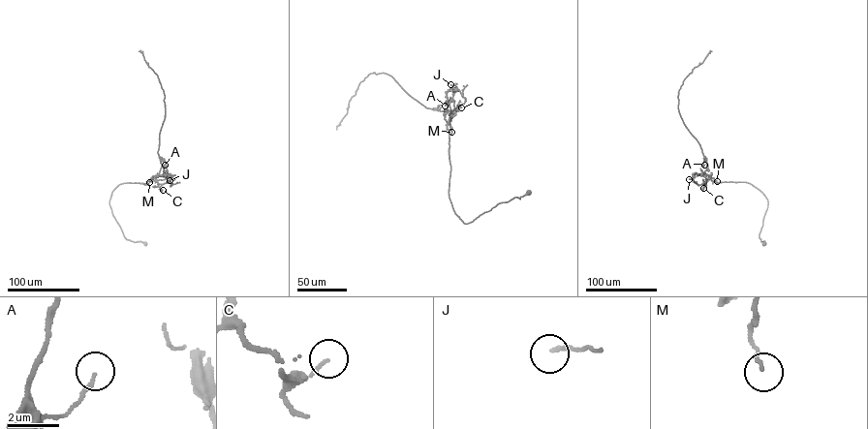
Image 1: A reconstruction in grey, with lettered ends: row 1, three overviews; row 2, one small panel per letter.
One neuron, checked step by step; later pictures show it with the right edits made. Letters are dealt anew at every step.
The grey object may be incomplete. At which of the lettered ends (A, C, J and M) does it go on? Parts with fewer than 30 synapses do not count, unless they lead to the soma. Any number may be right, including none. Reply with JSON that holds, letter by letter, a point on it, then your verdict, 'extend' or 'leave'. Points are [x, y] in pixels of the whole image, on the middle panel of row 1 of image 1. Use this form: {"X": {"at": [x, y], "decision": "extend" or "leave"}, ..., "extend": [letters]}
{"A": {"at": [445, 106], "decision": "leave"}, "C": {"at": [461, 107], "decision": "leave"}, "J": {"at": [450, 84], "decision": "leave"}, "M": {"at": [451, 132], "decision": "leave"}, "extend": []}

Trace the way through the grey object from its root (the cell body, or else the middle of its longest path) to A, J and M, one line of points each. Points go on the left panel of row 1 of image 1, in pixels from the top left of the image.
A: (145, 244), (125, 237), (109, 201), (118, 185), (145, 183), (158, 173), (159, 156), (165, 165)
J: (145, 244), (124, 236), (109, 204), (111, 193), (120, 184), (145, 183), (158, 173), (173, 178), (170, 180)
M: (145, 244), (125, 237), (109, 201), (112, 191), (120, 184), (144, 184), (157, 176), (149, 182)

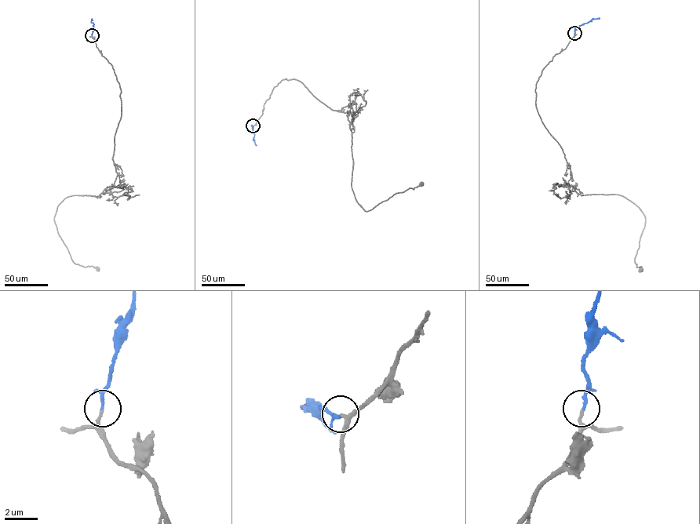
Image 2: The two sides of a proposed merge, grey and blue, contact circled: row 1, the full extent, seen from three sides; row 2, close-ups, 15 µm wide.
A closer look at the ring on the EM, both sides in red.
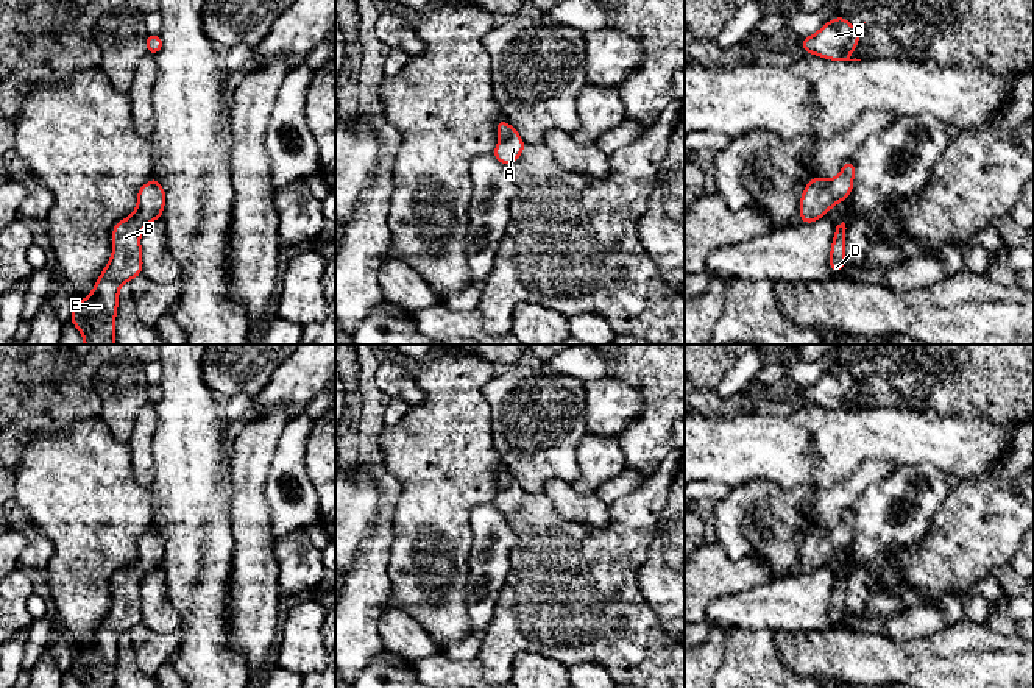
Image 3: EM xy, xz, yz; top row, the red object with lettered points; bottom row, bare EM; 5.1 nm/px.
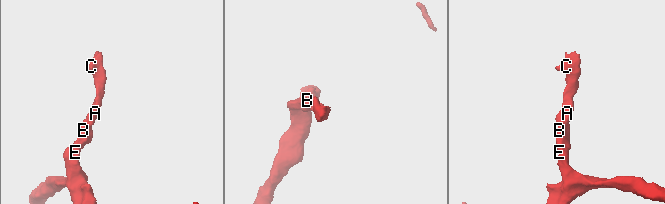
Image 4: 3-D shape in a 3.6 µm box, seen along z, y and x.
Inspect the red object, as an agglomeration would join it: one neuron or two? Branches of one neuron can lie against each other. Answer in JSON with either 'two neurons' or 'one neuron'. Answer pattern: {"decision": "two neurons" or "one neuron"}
{"decision": "one neuron"}

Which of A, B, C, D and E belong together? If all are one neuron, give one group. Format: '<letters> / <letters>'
A B C D E

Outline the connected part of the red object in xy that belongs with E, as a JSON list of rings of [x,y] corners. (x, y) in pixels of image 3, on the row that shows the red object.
[[[153,176],[137,190],[137,207],[112,228],[112,256],[87,300],[73,301],[70,323],[84,337],[84,345],[115,345],[119,289],[142,275],[142,229],[162,217],[165,190]]]

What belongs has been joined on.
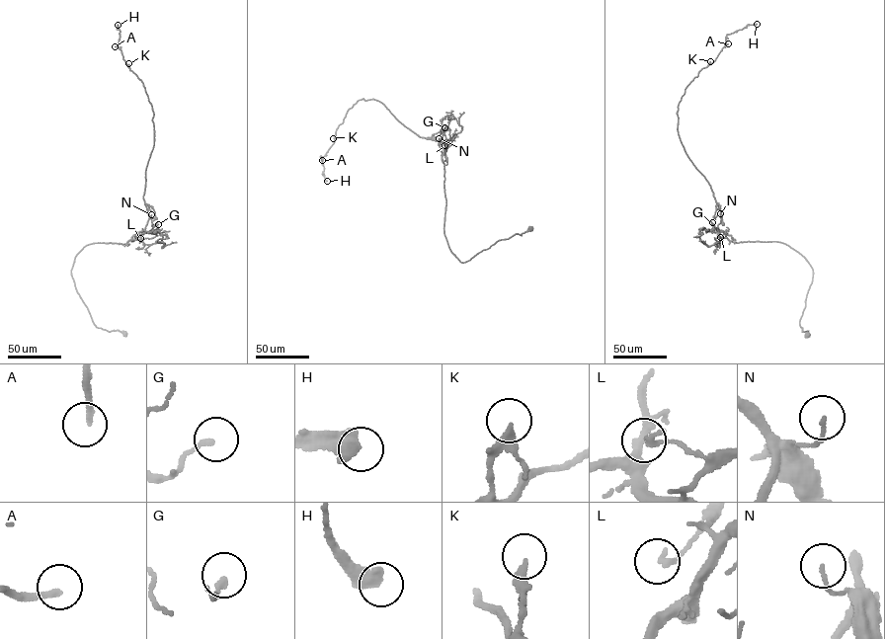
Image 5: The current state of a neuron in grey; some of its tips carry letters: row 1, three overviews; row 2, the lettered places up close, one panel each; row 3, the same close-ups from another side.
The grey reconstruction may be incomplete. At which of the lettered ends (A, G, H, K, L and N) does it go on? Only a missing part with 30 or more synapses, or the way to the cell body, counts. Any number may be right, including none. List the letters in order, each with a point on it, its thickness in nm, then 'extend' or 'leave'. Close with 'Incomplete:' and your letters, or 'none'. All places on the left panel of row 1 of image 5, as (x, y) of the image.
A: at (115, 46); 200 nm thick; extend
G: at (158, 224); 180 nm thick; leave
H: at (118, 25); 500 nm thick; leave
K: at (128, 63); 200 nm thick; leave
L: at (140, 238); 170 nm thick; leave
N: at (151, 214); 100 nm thick; leave
Incomplete: A

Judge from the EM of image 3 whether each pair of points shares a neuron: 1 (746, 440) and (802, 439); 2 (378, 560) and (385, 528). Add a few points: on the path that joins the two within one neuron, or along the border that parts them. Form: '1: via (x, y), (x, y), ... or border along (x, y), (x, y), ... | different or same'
1: via (760, 440), (788, 440) | same
2: via (378, 553), (378, 543), (382, 535) | same

